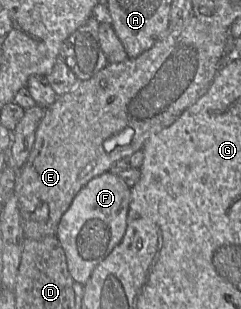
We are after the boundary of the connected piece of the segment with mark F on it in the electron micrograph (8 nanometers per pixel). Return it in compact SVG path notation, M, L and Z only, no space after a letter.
M111 171L91 179L75 195L56 232L74 281L85 285L96 266L121 242L127 228L130 200L131 188Z

